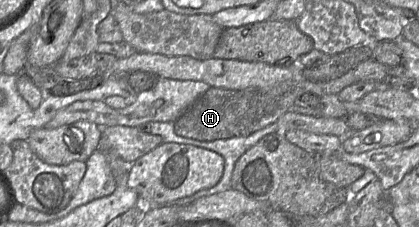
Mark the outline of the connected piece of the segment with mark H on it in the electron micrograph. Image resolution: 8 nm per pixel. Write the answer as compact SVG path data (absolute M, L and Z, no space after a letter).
M371 58L361 62L343 76L328 82L311 82L304 78L245 90L210 87L173 122L174 130L182 137L199 141L247 136L277 122L289 110L293 101L304 93L312 93L319 97L327 94L338 95L345 87L359 81L387 83L388 71L389 67Z

